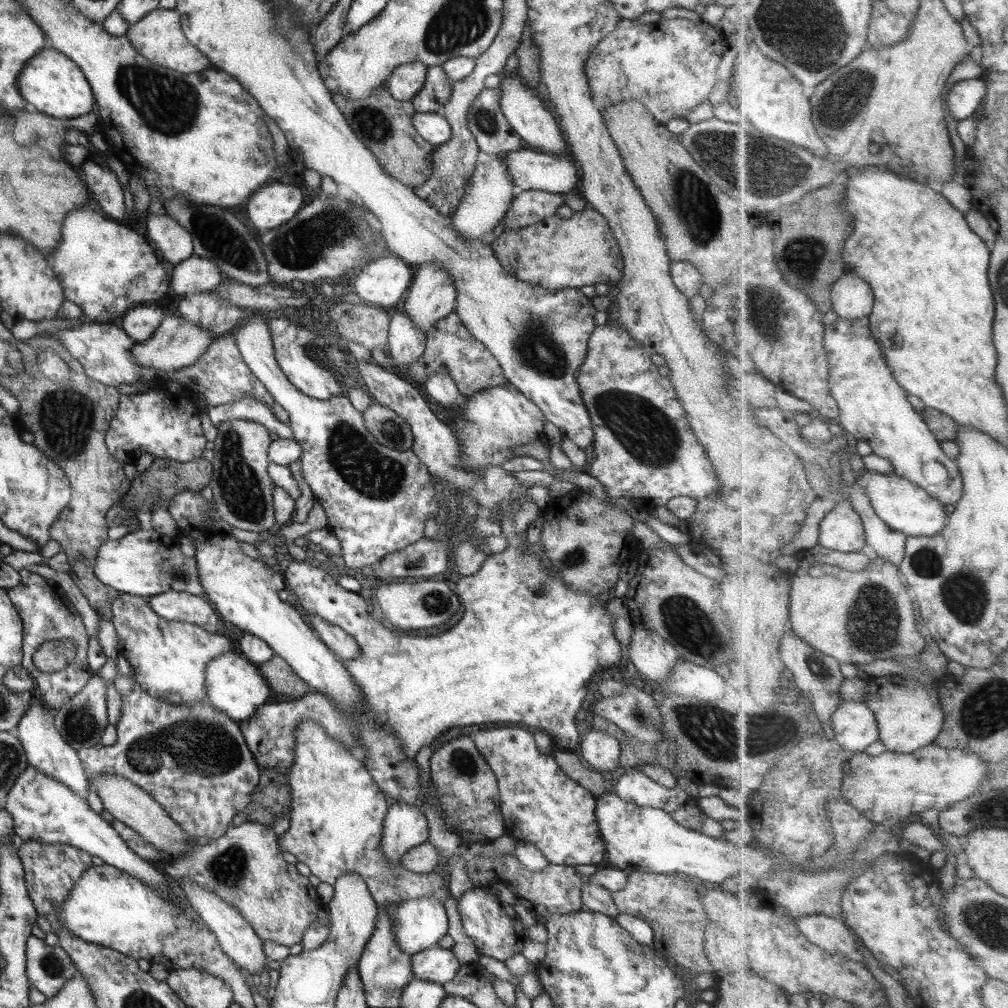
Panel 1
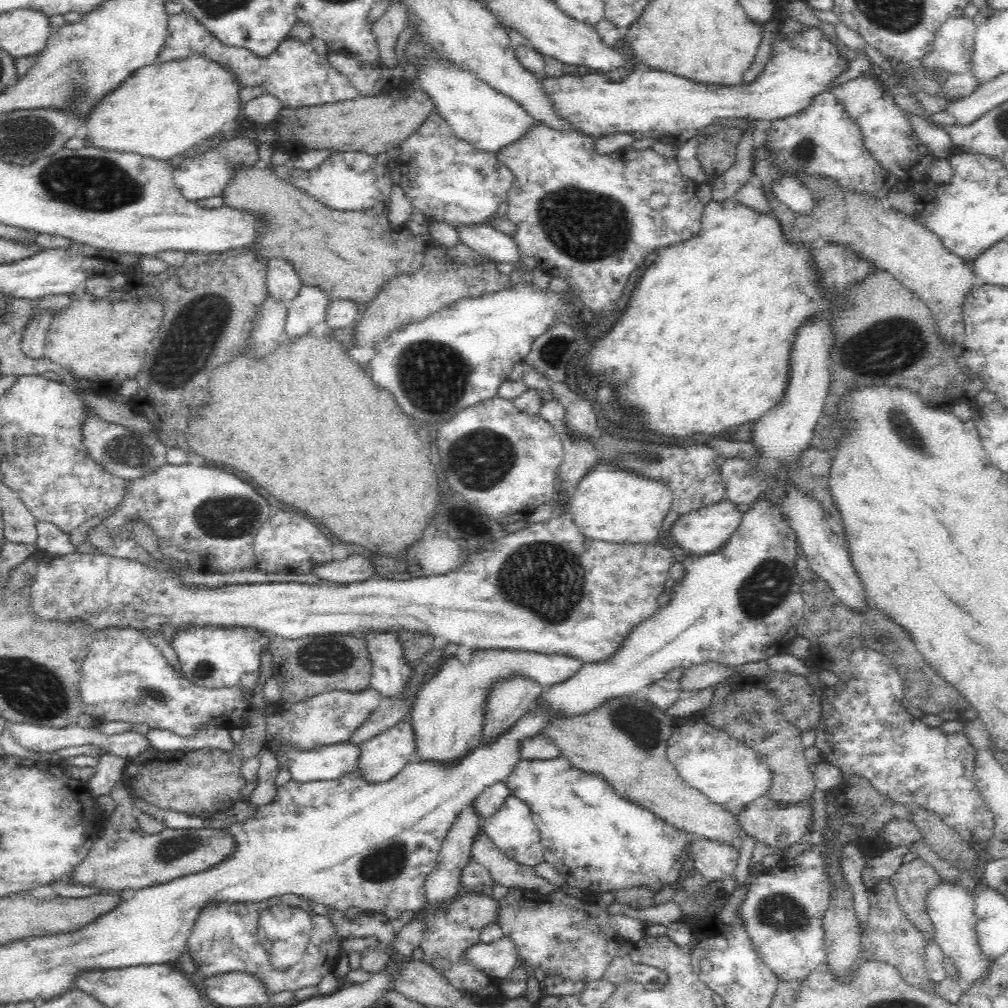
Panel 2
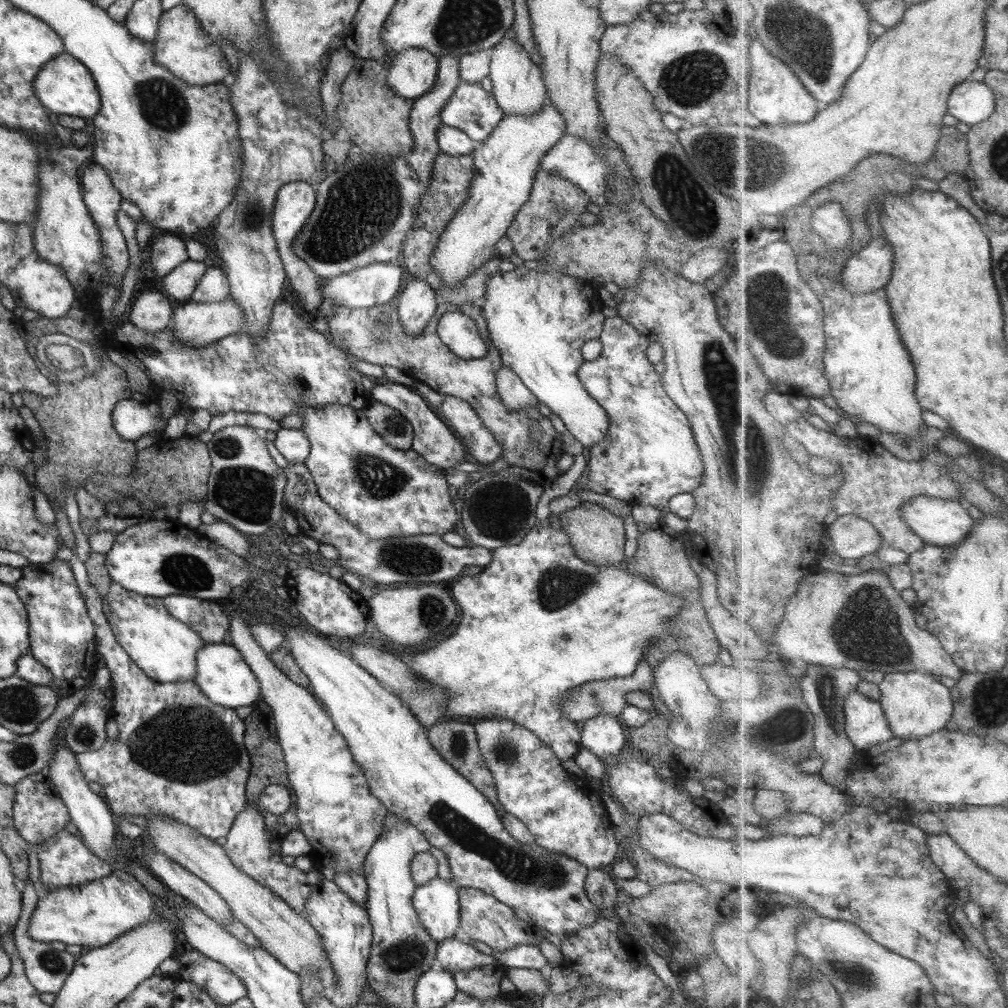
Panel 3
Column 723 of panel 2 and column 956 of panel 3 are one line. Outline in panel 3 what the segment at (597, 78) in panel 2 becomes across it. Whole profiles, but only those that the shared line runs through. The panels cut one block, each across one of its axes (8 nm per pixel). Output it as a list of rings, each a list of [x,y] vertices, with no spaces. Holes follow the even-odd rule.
[[[970,79],[952,93],[949,114],[973,127],[993,116],[997,100],[997,91],[988,83]]]

